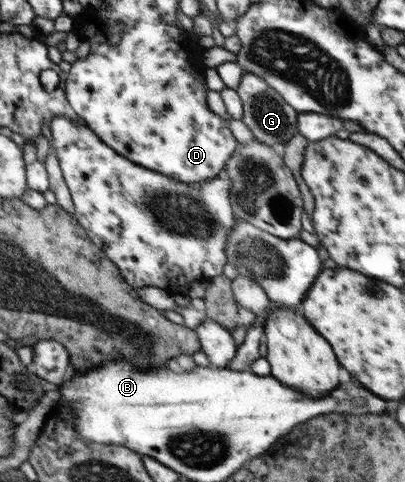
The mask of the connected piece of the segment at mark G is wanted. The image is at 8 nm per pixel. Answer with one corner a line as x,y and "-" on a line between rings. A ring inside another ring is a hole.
248,72
243,74
235,89
242,105
240,121
252,132
254,139
268,146
274,143
287,143
293,135
293,127
297,127
297,111
288,106
273,90
262,78

